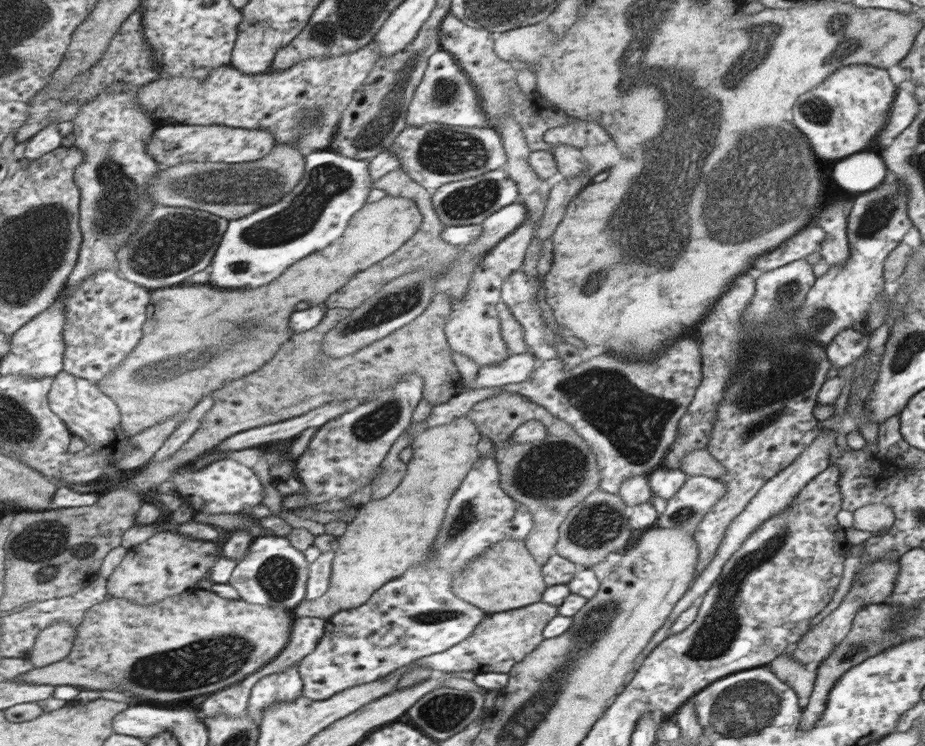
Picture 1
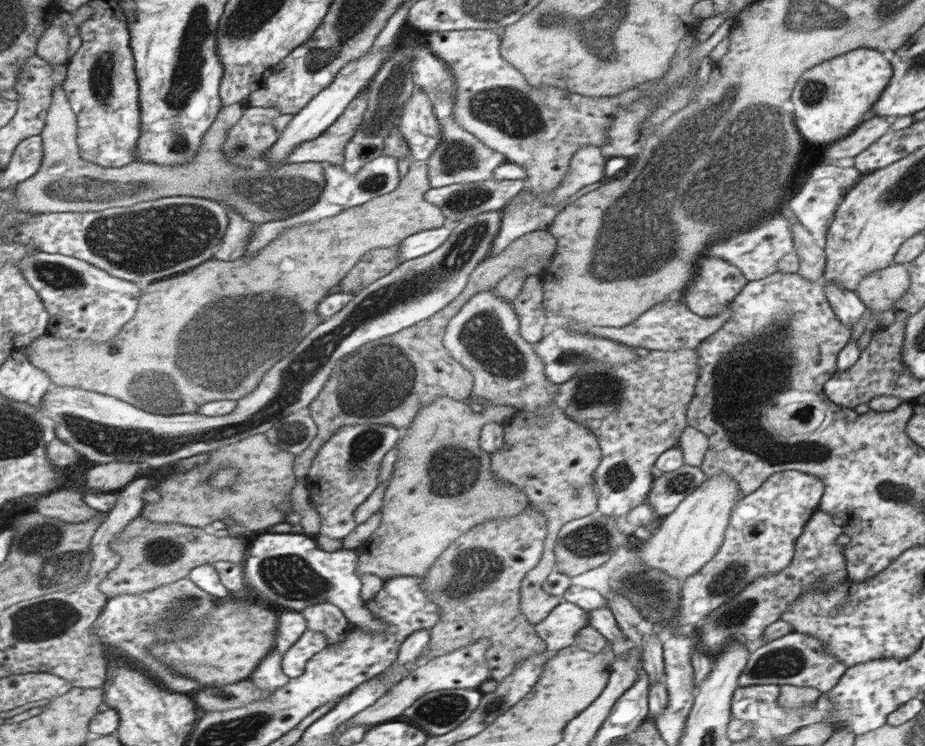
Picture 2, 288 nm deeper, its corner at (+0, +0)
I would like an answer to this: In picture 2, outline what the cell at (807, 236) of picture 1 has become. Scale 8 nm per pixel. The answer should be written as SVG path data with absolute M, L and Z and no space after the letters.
M779 216L779 218L763 220L763 224L757 224L755 228L749 228L747 232L737 232L733 236L729 236L727 240L719 240L719 244L713 244L707 250L707 256L725 260L725 262L737 266L743 272L743 276L747 278L747 282L751 282L751 280L761 280L765 276L775 274L777 262L785 254L791 254L793 250L795 250L795 244L793 244L791 222L785 220L783 216Z

